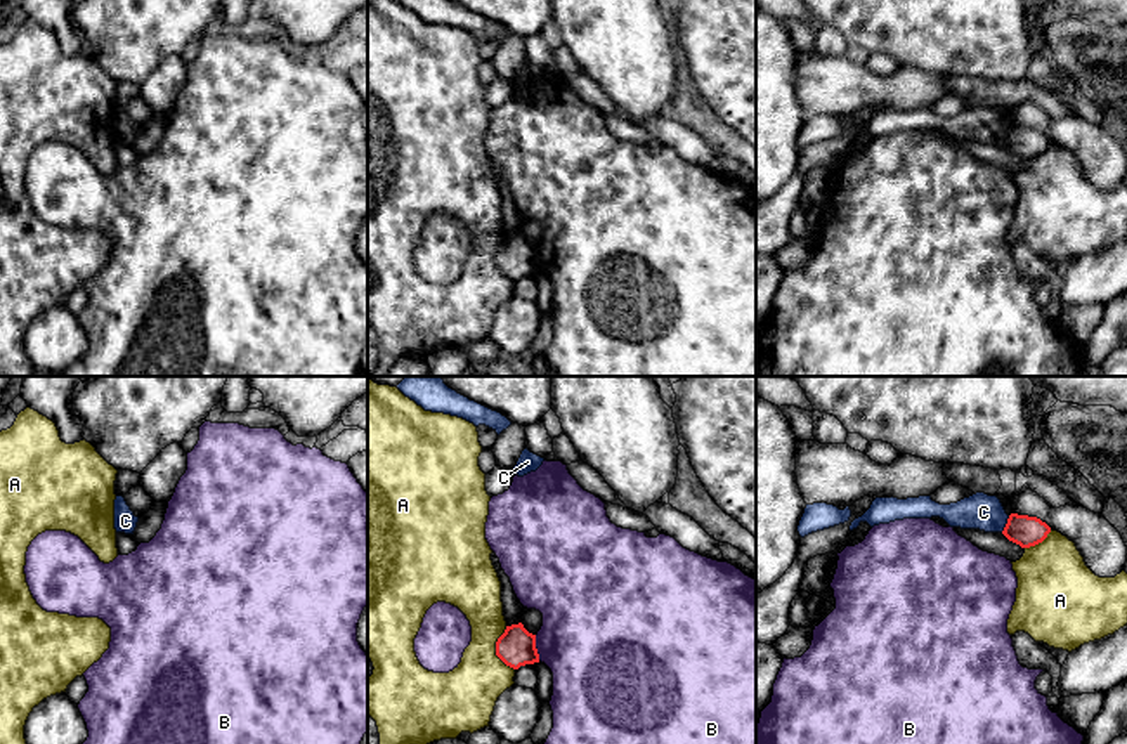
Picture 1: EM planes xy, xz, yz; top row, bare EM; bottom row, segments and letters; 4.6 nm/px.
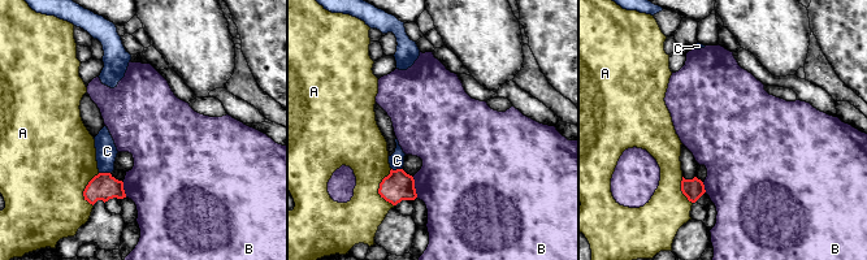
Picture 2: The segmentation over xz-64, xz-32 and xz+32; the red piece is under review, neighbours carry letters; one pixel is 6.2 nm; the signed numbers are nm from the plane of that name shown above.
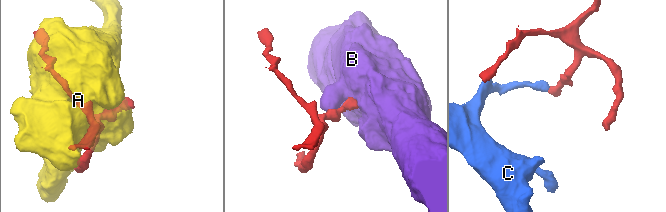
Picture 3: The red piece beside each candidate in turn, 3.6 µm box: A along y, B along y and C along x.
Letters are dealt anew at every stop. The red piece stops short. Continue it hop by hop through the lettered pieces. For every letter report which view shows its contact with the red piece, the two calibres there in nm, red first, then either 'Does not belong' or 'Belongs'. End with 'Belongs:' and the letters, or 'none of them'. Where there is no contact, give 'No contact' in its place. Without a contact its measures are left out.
A: Touches red in xz. Thickness 180 nm (red) against 260 nm. Does not belong
B: Touches red in xz. Thickness 180 nm (red) against 440 nm. Does not belong
C: Touches red in yz. Thickness 140 nm (red) against 170 nm. Does not belong
Belongs: none of them

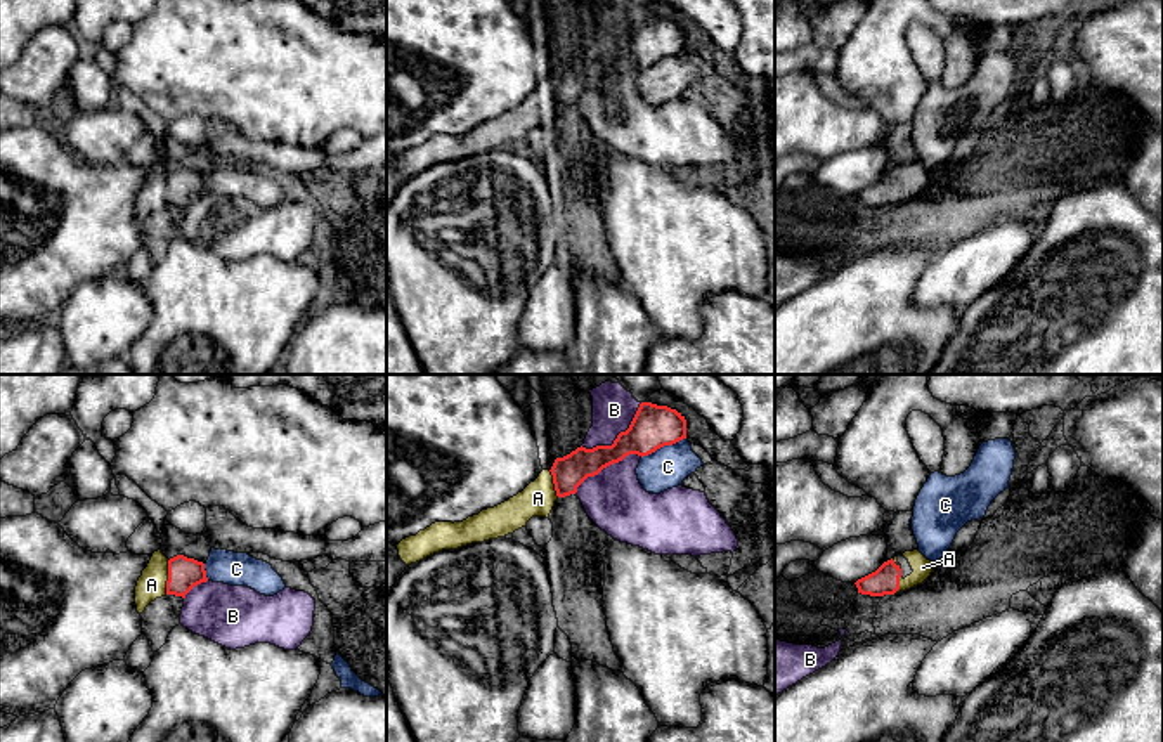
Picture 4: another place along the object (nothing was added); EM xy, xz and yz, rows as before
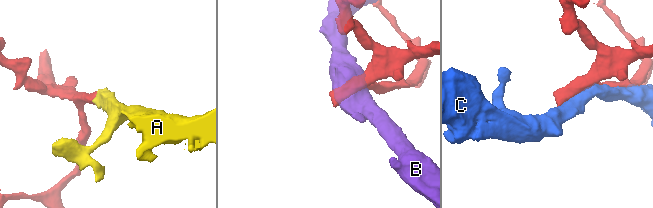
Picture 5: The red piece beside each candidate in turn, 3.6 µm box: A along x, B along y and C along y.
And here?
A: Touches red in xy. Thickness 150 nm (red) against 140 nm. Belongs
B: Touches red in xz. Thickness 200 nm (red) against 200 nm. Does not belong
C: Touches red in xz. Thickness 200 nm (red) against 190 nm. Does not belong
Belongs: A

